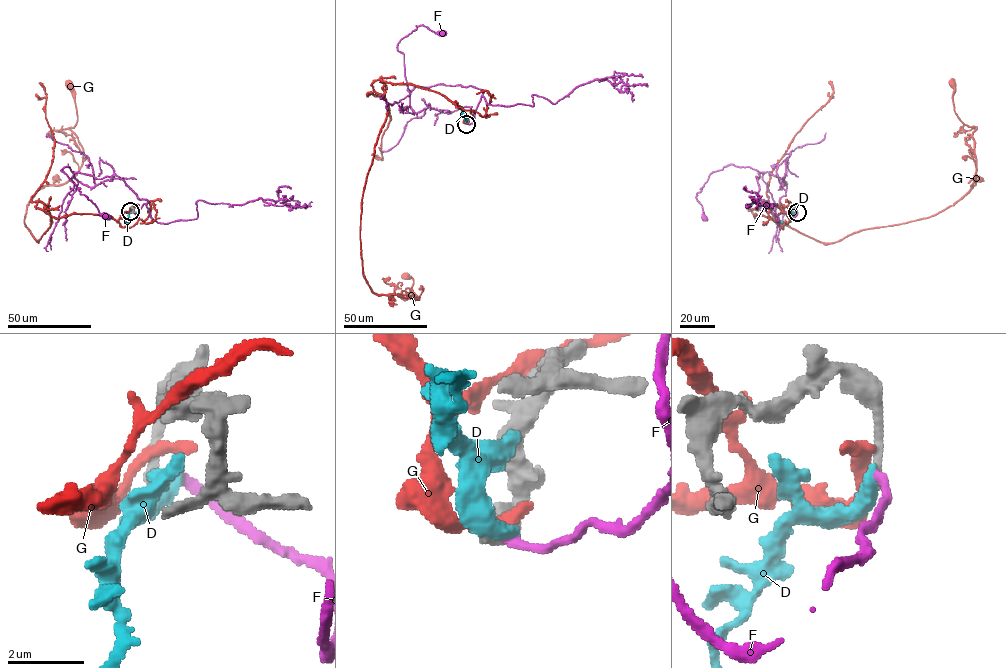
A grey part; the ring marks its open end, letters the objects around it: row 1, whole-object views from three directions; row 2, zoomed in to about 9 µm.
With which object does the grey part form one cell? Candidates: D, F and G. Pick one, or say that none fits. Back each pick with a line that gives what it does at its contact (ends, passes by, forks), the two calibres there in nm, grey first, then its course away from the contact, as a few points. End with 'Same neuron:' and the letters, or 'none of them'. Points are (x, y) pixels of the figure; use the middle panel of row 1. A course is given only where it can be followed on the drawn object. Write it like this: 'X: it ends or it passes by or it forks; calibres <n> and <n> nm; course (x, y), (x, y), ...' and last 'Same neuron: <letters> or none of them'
Same neuron: none of them

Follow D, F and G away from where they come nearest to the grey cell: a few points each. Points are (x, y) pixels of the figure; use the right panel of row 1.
D: (797, 212), (788, 222), (779, 223)
F: (797, 212), (790, 219), (760, 200), (757, 177), (762, 172), (729, 164), (709, 175), (697, 193), (703, 217)
G: (797, 211), (752, 211), (764, 202), (830, 243), (953, 205), (973, 183), (976, 127), (952, 83)

